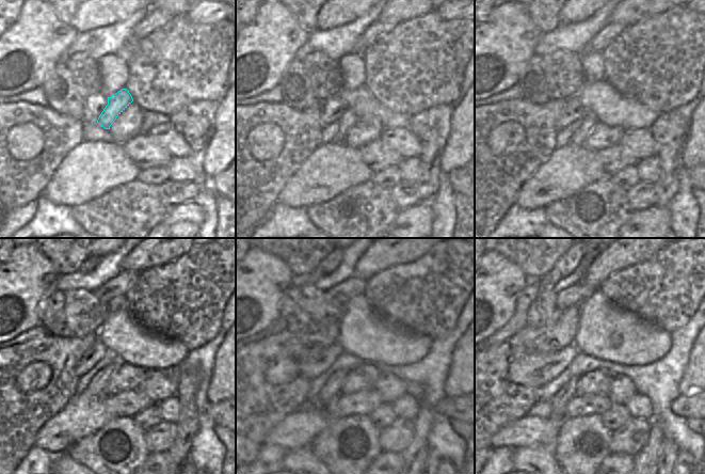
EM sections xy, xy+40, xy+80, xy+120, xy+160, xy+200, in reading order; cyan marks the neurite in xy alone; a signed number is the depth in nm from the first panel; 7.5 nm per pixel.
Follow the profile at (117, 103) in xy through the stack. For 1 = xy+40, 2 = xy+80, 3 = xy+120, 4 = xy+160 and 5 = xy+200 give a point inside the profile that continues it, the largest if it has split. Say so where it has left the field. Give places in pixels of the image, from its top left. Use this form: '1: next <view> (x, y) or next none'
1: next xy+40 (348, 119)
2: next xy+80 (588, 122)
3: next xy+120 (98, 383)
4: next xy+160 (332, 389)
5: next xy+200 (559, 401)

